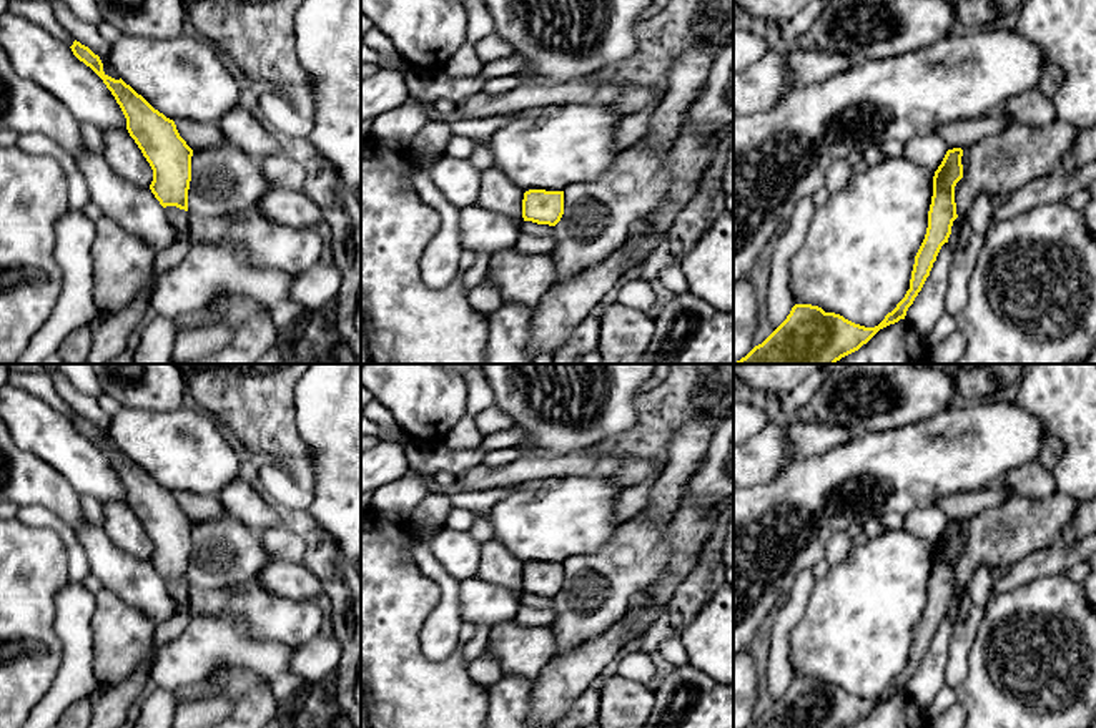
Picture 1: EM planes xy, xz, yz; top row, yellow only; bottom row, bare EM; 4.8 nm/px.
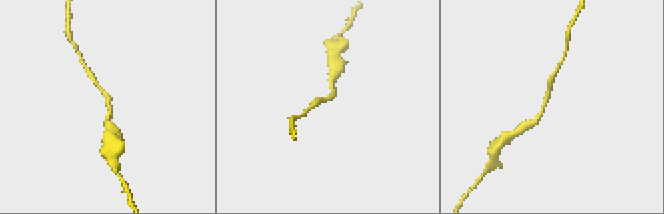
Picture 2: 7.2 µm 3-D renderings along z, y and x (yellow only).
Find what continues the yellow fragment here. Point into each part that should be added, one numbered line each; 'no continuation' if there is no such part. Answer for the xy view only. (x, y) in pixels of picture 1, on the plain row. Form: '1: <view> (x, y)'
no continuation

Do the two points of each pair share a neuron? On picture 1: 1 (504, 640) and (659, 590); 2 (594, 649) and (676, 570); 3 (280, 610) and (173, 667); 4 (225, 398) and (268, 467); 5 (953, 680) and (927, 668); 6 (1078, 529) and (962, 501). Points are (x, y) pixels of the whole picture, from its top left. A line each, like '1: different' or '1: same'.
1: different
2: same
3: different
4: different
5: different
6: same

